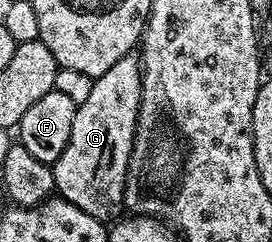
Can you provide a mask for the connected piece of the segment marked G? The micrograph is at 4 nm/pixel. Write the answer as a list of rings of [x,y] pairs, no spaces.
[[[129,54],[114,62],[106,74],[93,79],[86,102],[82,102],[74,114],[70,142],[52,165],[59,199],[78,206],[78,210],[86,210],[86,214],[101,222],[111,221],[124,202],[126,170],[140,109],[141,71],[139,59]]]

